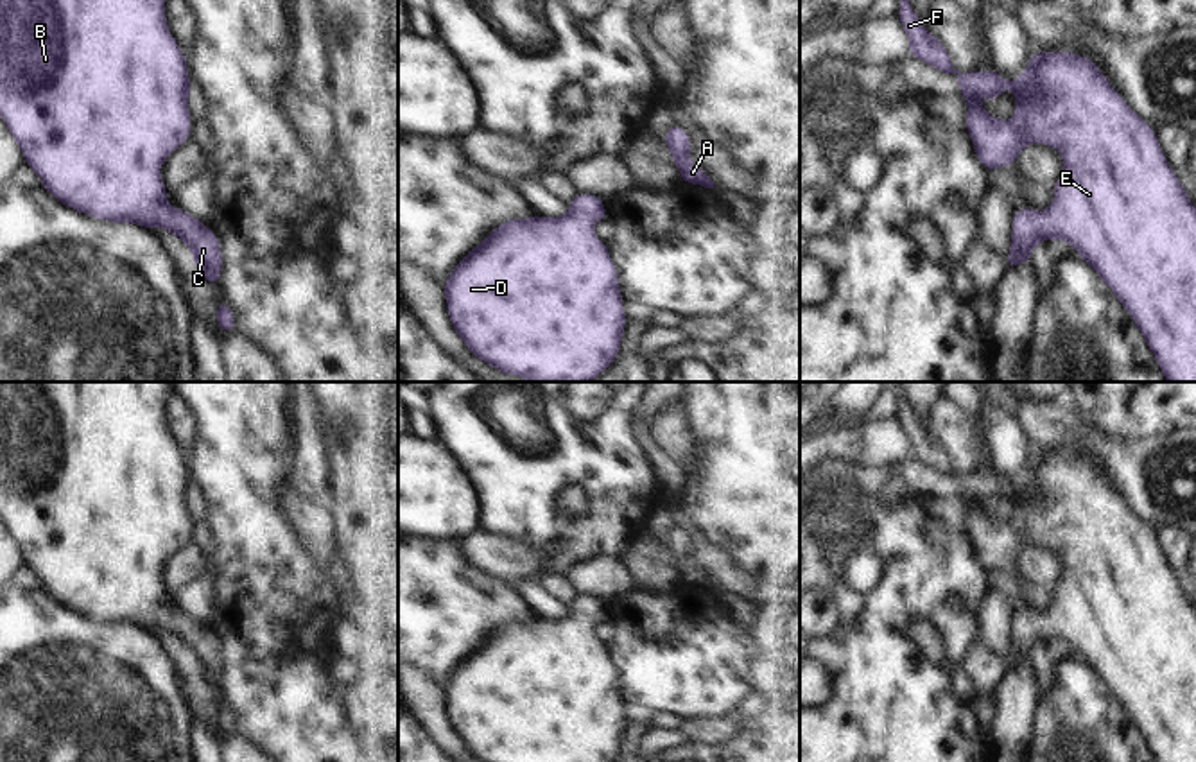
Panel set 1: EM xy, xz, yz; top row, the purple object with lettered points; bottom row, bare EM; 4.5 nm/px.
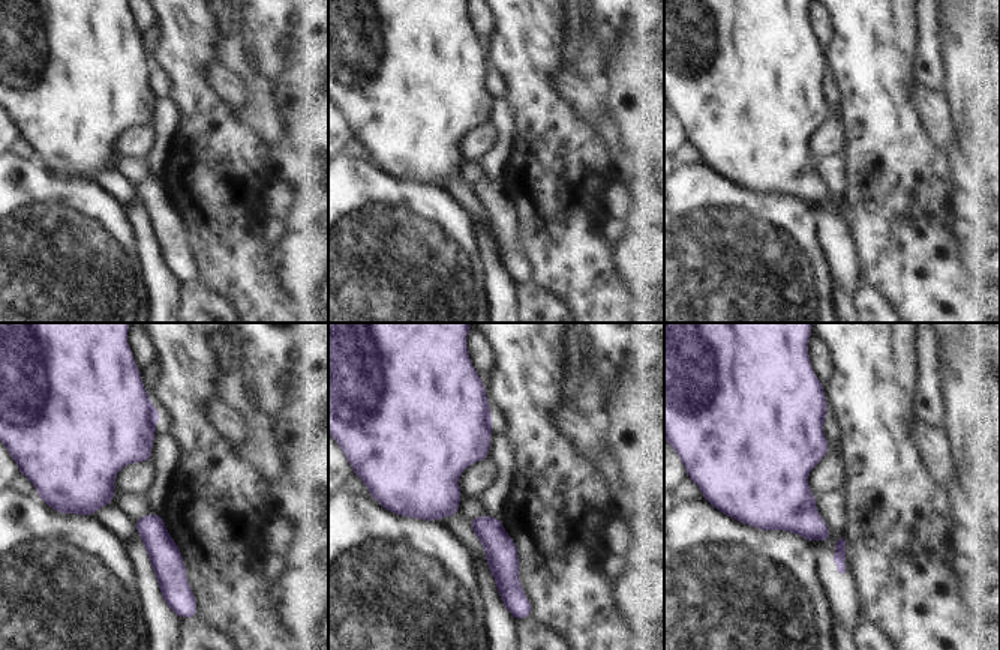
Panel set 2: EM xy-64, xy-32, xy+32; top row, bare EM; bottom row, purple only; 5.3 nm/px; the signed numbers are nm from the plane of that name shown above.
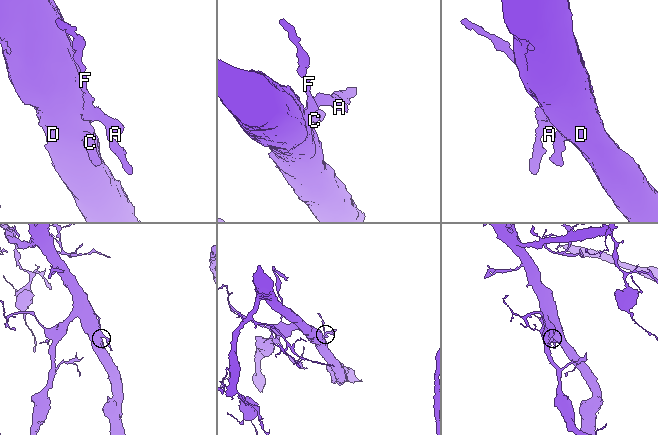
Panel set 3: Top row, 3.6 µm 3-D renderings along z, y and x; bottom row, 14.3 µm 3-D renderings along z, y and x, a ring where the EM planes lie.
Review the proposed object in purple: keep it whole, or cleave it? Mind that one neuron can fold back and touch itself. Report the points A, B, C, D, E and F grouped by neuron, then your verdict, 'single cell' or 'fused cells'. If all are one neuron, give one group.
groups A B C D E F; single cell

